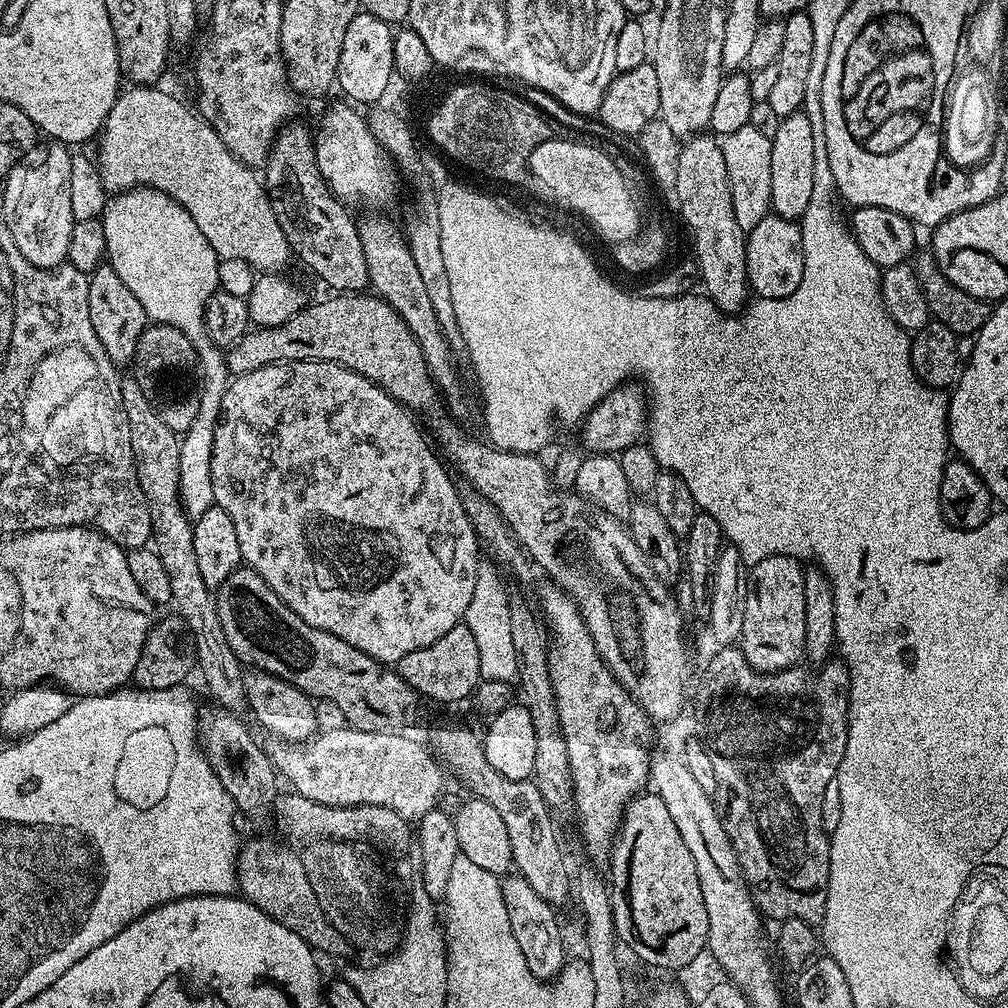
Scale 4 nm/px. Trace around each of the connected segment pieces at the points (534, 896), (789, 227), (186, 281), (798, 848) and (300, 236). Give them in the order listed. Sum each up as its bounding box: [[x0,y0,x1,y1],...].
[[500,874,566,982],[745,214,805,300],[102,188,230,518],[696,646,848,926],[262,122,369,294]]

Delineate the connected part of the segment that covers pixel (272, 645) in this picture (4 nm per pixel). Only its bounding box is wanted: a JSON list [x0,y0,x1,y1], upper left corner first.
[214,566,422,732]

